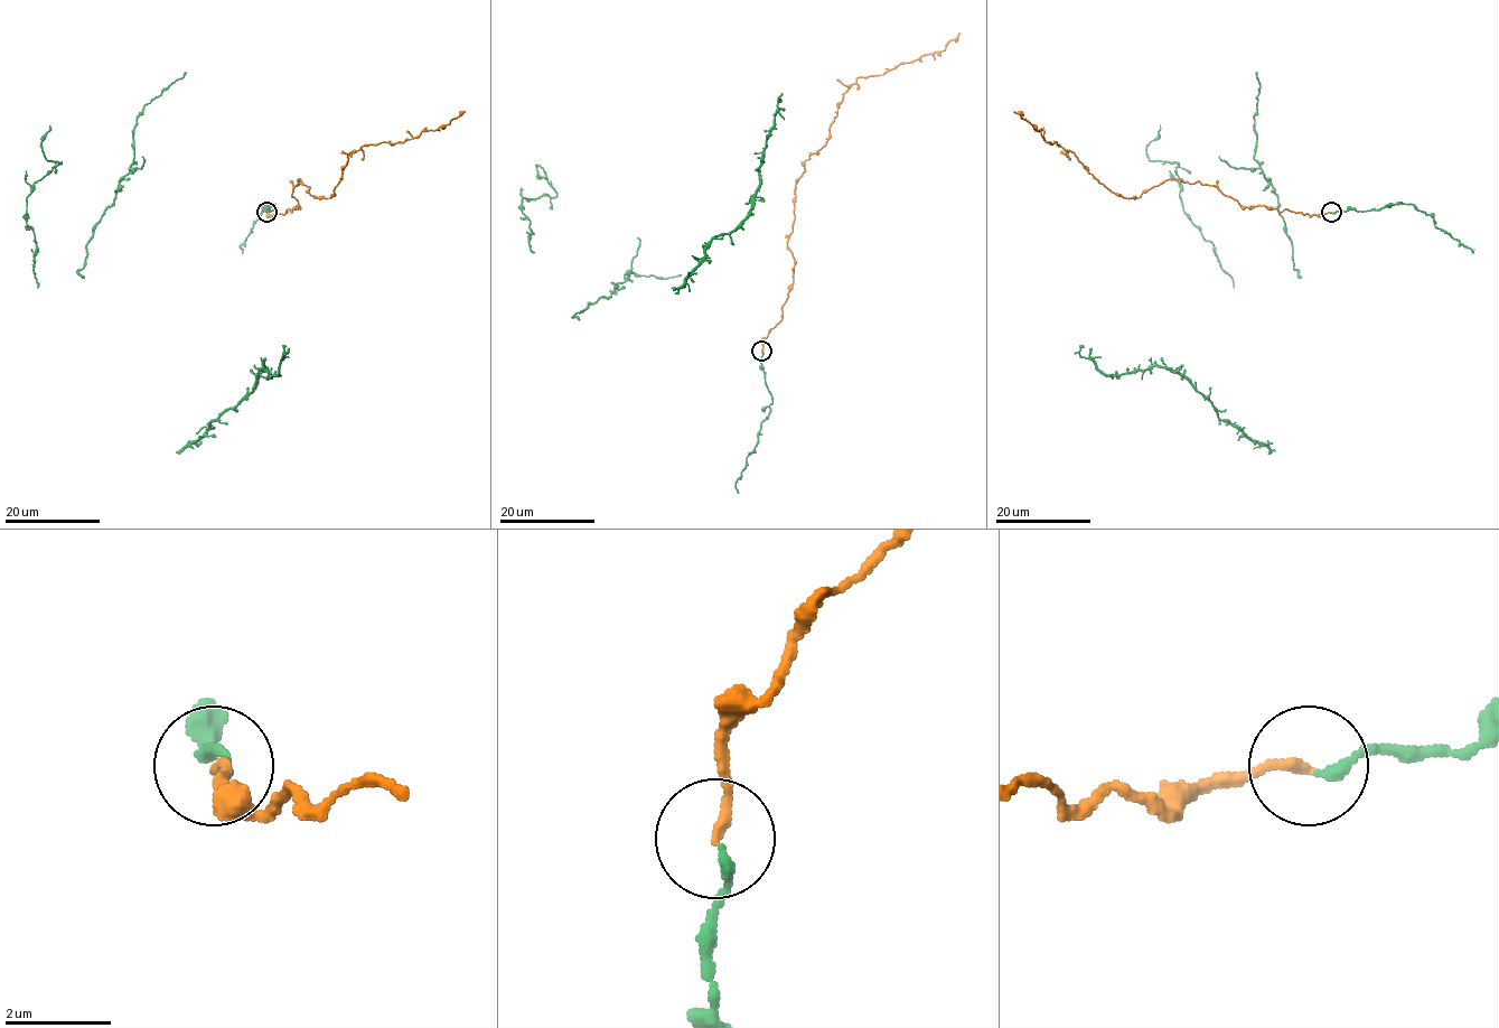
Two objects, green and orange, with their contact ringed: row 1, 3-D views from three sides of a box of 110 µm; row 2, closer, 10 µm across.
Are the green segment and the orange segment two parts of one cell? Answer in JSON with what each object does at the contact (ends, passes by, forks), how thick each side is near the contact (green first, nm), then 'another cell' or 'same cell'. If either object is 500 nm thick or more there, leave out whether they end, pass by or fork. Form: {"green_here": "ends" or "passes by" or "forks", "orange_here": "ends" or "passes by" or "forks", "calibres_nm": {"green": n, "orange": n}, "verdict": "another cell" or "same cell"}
{"green_here": "ends", "orange_here": "ends", "calibres_nm": {"green": 180, "orange": 180}, "verdict": "same cell"}

